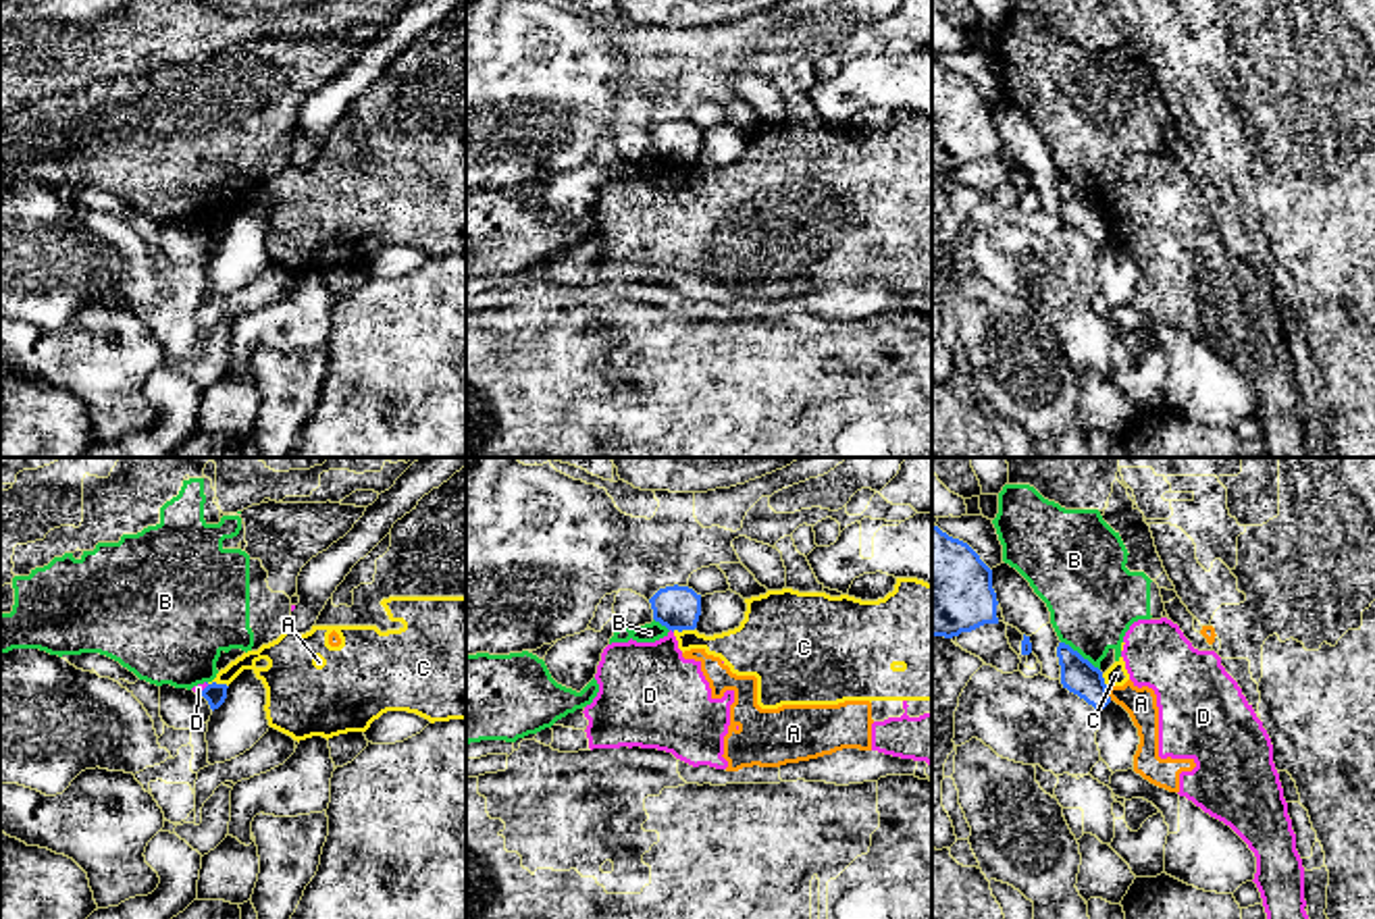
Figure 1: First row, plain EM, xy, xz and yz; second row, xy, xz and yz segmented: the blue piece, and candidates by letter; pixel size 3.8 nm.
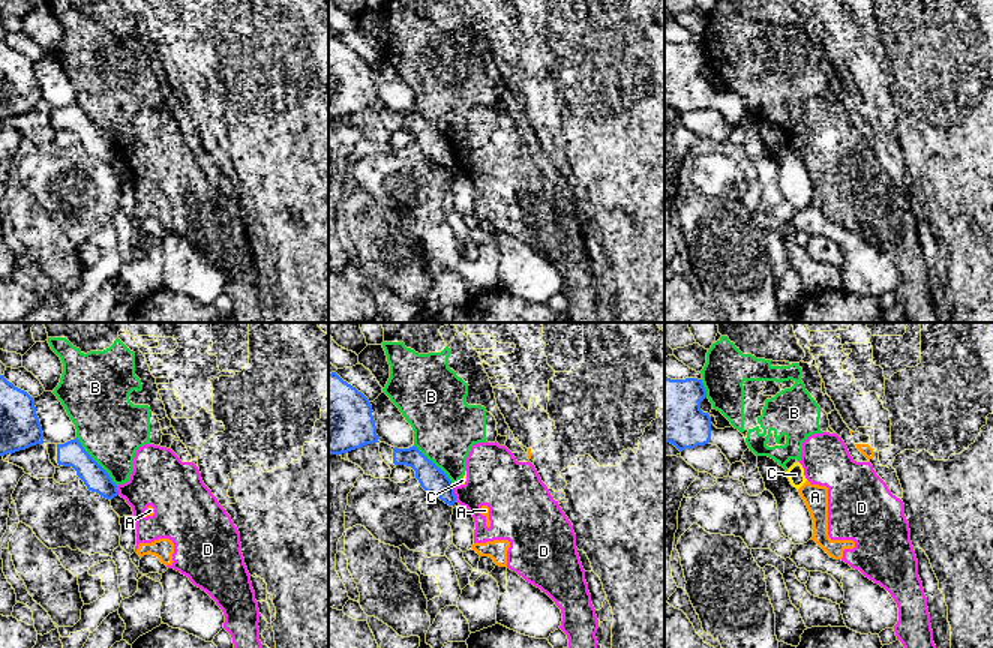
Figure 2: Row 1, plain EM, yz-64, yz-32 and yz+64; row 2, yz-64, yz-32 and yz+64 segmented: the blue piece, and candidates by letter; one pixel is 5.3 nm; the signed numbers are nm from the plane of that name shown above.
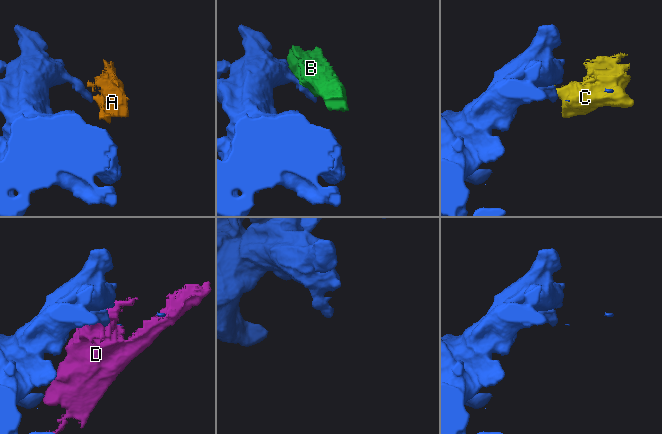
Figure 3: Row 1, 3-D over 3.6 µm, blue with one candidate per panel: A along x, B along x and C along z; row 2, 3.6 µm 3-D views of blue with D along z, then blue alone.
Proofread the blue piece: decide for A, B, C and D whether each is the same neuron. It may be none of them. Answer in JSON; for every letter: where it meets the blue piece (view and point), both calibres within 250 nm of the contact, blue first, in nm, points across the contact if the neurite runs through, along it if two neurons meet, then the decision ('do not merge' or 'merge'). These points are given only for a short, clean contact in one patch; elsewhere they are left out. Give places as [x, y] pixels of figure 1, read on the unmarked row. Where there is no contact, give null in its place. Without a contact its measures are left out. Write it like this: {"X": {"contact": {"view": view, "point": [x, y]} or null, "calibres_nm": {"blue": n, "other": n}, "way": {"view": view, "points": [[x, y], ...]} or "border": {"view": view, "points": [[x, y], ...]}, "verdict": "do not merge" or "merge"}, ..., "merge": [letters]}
{"A": {"contact": {"view": "yz", "point": [1107, 227]}, "calibres_nm": {"blue": 140, "other": 120}, "border": {"view": "yz", "points": [[1105, 221], [1111, 233]]}, "verdict": "do not merge"}, "B": {"contact": {"view": "yz", "point": [1078, 188]}, "calibres_nm": {"blue": 140, "other": 360}, "verdict": "do not merge"}, "C": {"contact": {"view": "xy", "point": [215, 217]}, "calibres_nm": {"blue": 80, "other": 140}, "border": {"view": "xy", "points": [[206, 217], [223, 217], [227, 221]]}, "verdict": "do not merge"}, "D": {"contact": {"view": "xy", "point": [204, 223]}, "calibres_nm": {"blue": 80, "other": 40}, "border": {"view": "xy", "points": [[206, 217], [200, 227]]}, "verdict": "do not merge"}, "merge": []}

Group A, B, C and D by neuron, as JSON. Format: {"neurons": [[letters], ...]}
{"neurons": [["A", "C", "D"], ["B"]]}

